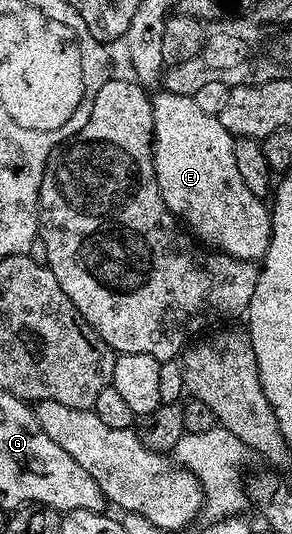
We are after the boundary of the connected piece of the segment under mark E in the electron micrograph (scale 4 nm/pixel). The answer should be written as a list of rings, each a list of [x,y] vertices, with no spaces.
[[[165,89],[159,91],[152,96],[155,135],[152,151],[155,179],[158,181],[163,203],[206,246],[241,260],[262,260],[272,235],[270,208],[260,196],[249,189],[249,185],[238,172],[235,137],[221,125],[218,116],[202,112],[194,96],[169,94]]]

